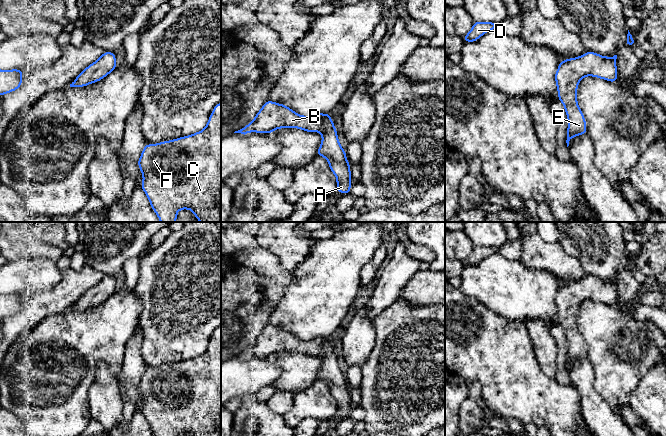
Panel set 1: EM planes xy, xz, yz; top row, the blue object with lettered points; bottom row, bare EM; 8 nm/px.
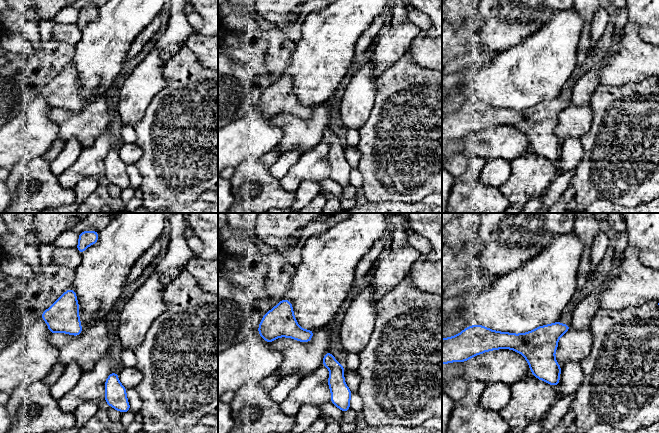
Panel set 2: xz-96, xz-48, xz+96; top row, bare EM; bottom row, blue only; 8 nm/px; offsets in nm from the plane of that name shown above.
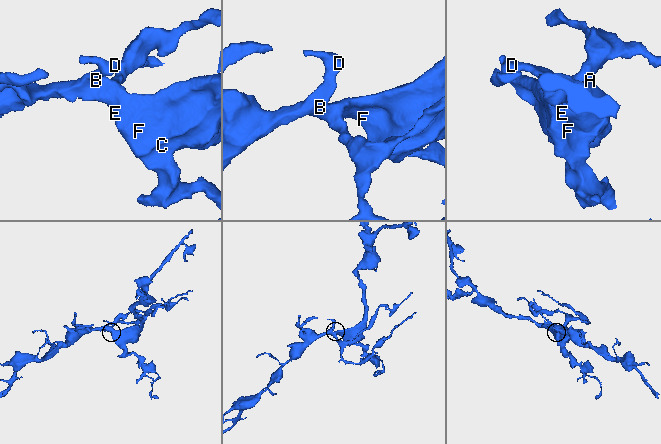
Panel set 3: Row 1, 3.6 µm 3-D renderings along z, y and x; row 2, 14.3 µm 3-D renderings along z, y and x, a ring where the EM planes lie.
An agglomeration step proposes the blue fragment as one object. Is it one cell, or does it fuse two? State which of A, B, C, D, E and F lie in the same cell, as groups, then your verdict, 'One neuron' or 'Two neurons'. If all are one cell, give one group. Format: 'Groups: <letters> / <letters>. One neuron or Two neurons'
Groups: A B C D E F. One neuron

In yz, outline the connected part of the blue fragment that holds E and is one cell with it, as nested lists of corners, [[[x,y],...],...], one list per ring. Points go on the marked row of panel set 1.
[[[588,51],[580,57],[561,60],[554,78],[558,99],[564,105],[568,118],[567,147],[575,136],[587,134],[586,120],[576,97],[580,80],[585,76],[594,76],[610,82],[618,81],[616,59],[617,55],[604,57]]]

